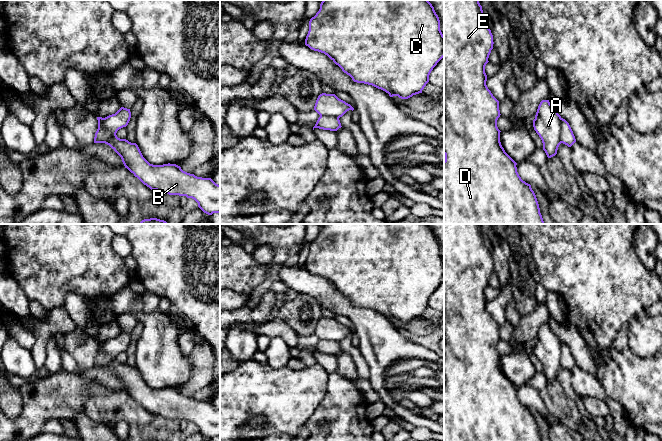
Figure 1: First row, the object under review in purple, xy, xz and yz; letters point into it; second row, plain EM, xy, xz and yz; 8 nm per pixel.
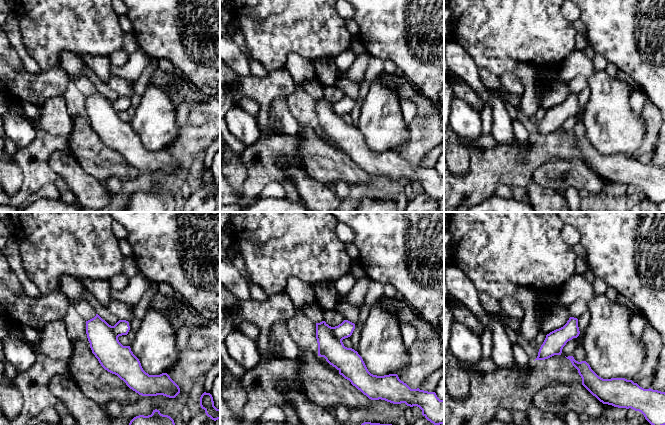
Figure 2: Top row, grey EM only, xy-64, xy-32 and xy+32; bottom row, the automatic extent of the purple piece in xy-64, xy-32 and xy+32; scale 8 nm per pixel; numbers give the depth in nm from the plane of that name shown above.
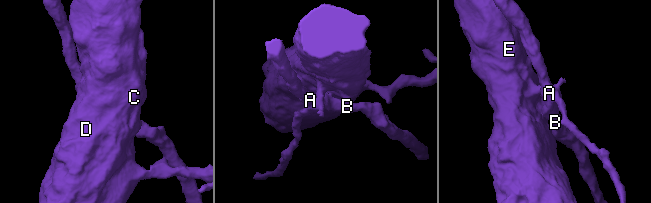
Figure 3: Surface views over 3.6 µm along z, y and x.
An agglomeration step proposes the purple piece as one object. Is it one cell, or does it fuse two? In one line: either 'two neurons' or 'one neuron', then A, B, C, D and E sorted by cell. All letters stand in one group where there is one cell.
two neurons; A B / C D E

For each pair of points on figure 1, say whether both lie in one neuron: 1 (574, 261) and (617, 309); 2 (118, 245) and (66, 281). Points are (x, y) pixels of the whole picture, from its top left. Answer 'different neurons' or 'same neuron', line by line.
1: same neuron
2: different neurons

